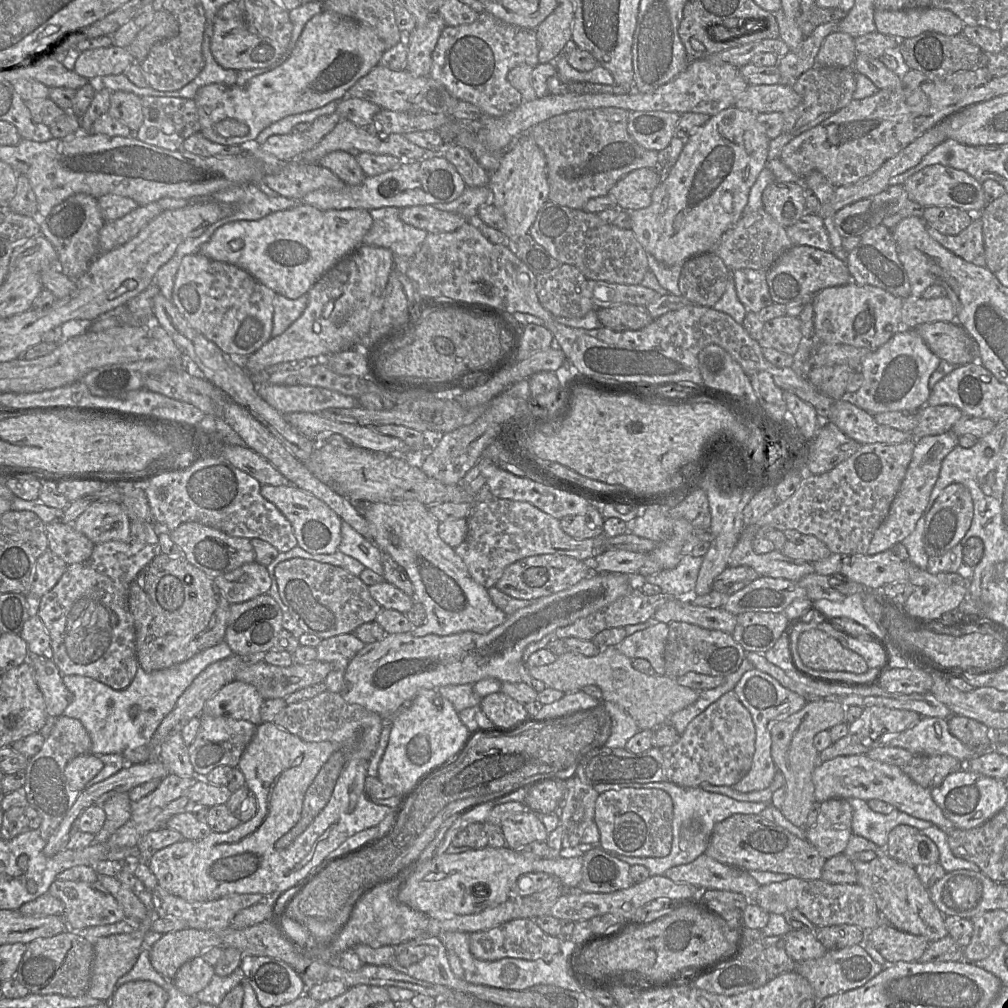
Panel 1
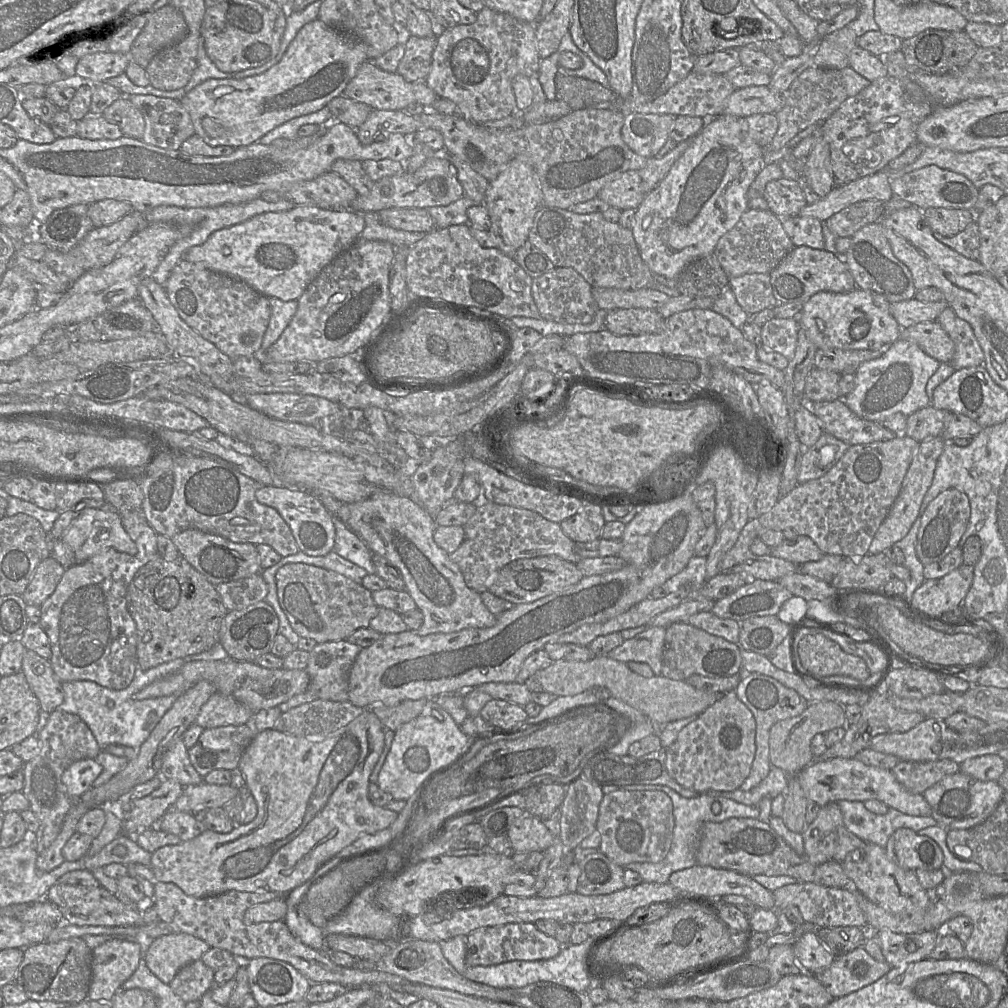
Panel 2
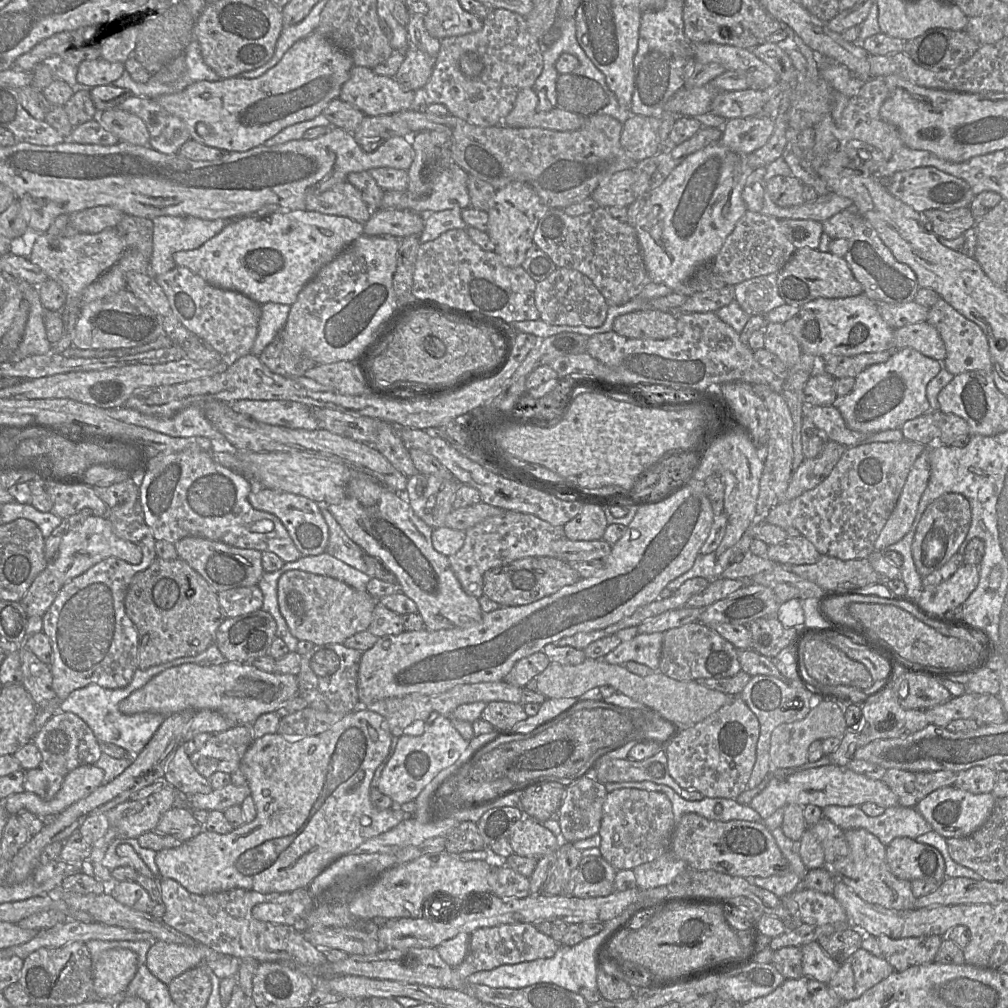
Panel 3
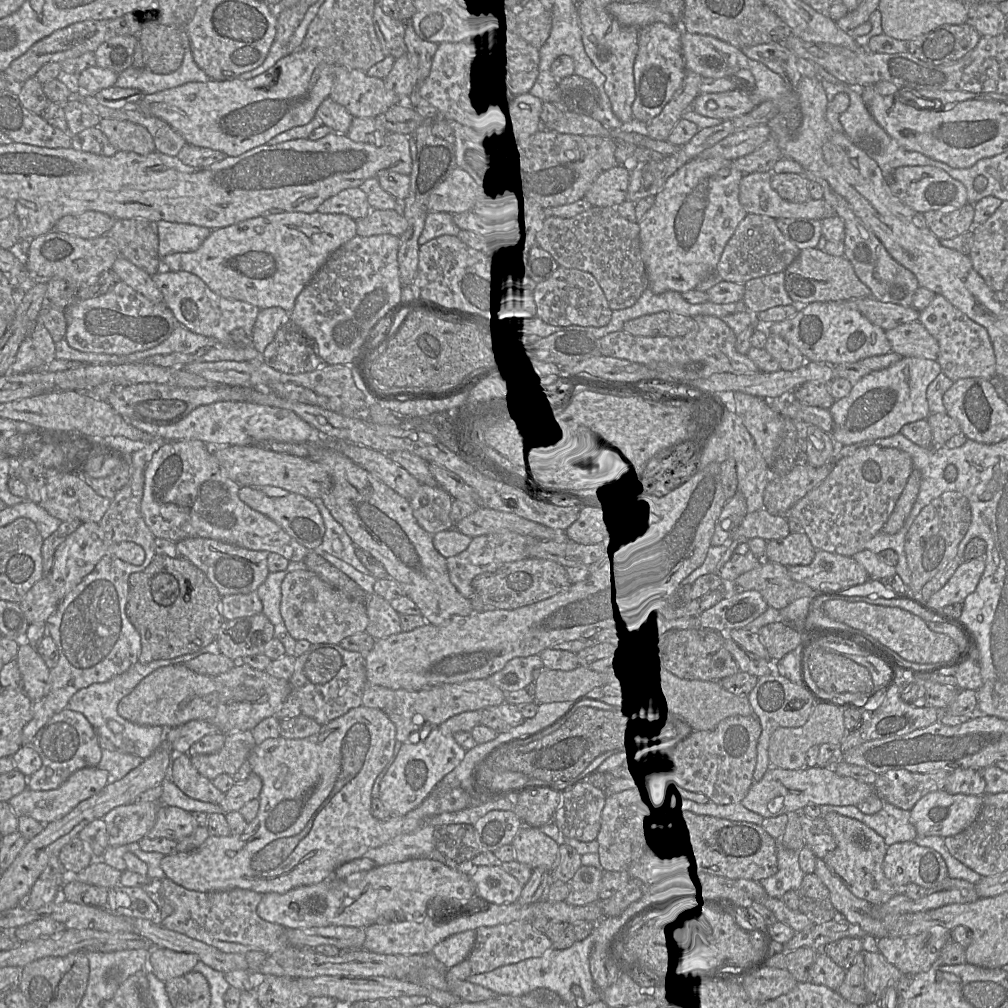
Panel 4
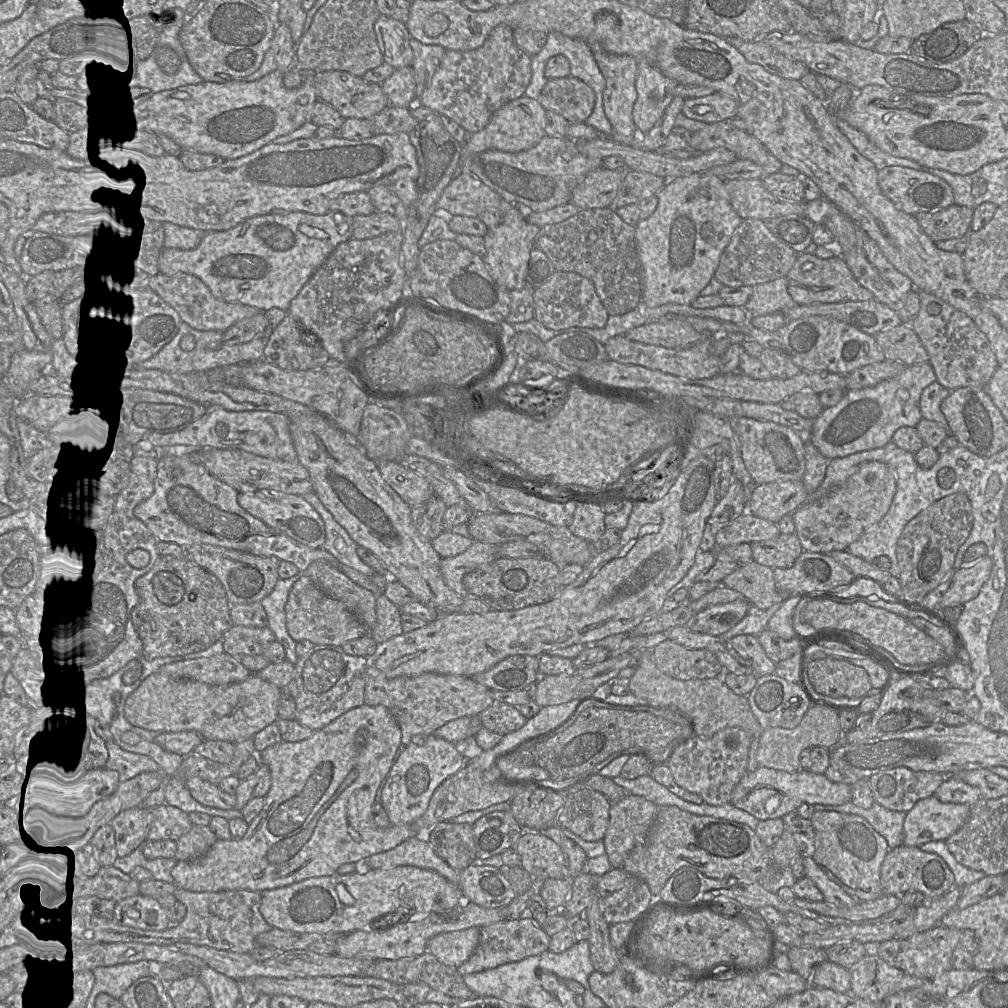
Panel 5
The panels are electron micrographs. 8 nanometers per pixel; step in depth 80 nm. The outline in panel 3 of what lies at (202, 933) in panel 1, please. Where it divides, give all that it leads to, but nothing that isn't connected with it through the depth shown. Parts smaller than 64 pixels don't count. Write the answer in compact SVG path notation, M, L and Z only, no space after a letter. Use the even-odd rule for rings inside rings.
M153 940L145 965L160 981L168 985L185 971L202 964L202 954L190 946Z

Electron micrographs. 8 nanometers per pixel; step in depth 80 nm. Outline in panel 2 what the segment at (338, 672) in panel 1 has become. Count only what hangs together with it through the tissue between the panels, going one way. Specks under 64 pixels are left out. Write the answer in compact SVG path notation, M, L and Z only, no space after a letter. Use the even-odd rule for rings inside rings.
M347 639L317 643L305 668L310 677L307 690L317 699L348 701L350 671L362 649Z

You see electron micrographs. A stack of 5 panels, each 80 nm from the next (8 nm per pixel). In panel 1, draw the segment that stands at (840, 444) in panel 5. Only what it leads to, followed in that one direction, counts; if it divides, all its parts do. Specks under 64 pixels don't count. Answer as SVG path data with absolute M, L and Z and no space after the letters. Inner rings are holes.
M902 328L888 342L863 358L856 370L862 373L864 381L857 392L849 395L849 401L871 415L889 411L916 412L927 405L930 395L929 378L940 361L915 329Z

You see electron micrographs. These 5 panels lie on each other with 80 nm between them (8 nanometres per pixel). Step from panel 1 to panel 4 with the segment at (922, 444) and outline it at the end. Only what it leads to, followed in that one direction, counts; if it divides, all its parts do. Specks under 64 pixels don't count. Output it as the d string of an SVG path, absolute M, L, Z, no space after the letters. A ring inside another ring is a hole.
M917 469L911 472L904 490L900 494L893 512L884 525L882 531L886 534L897 533L904 525L919 493L921 473Z

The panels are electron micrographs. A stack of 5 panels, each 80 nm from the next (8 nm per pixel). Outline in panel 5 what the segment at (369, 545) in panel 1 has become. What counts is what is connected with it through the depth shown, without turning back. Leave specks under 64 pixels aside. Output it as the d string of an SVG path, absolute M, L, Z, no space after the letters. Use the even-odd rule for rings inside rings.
M315 492L303 494L302 497L312 505L324 522L326 538L322 548L331 553L341 564L345 564L364 575L371 576L375 571L358 556L356 542L334 519Z

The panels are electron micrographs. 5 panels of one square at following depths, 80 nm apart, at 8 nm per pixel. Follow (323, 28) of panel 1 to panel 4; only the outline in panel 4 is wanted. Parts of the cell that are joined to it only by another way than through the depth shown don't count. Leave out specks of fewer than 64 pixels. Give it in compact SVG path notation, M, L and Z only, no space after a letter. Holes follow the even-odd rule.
M298 49L254 78L189 82L176 88L144 95L138 104L143 113L169 124L183 136L187 144L218 150L227 156L239 156L266 144L284 131L308 124L315 117L320 104L330 96L334 83L333 67L321 60L314 51Z

